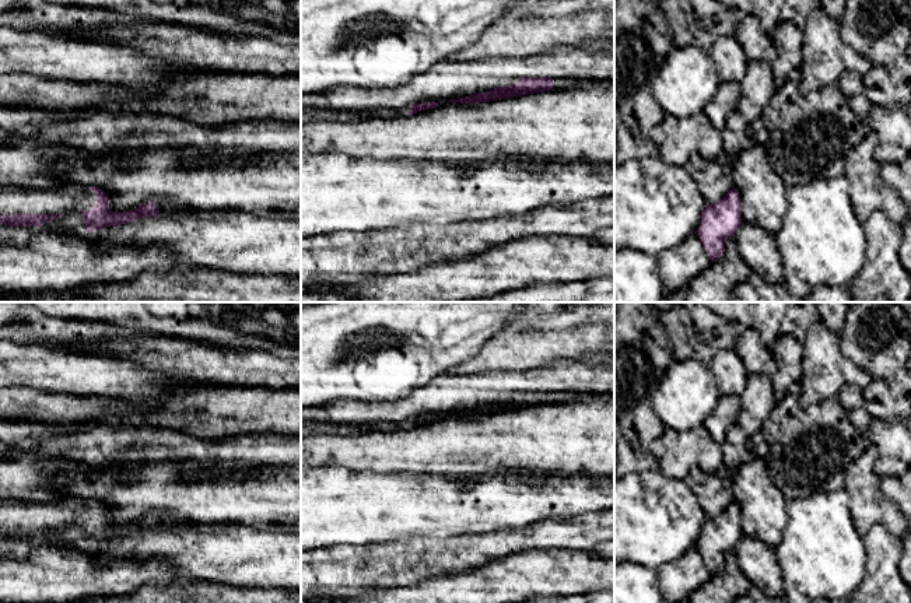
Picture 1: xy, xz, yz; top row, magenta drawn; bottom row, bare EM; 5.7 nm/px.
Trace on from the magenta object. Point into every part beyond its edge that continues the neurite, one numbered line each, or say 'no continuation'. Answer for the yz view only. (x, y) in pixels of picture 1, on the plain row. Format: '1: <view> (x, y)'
no continuation

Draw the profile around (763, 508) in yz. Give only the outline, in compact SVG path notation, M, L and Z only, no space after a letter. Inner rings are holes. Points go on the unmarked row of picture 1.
M754 456L732 478L733 501L740 508L742 536L775 548L788 523L786 498L771 478L764 459Z

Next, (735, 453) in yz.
M733 424L728 428L726 441L722 444L723 464L730 470L737 470L743 463L754 457L753 451L746 448L749 437L744 431Z

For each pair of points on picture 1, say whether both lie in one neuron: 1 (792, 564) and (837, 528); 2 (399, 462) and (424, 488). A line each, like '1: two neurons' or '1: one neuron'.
1: one neuron
2: two neurons

